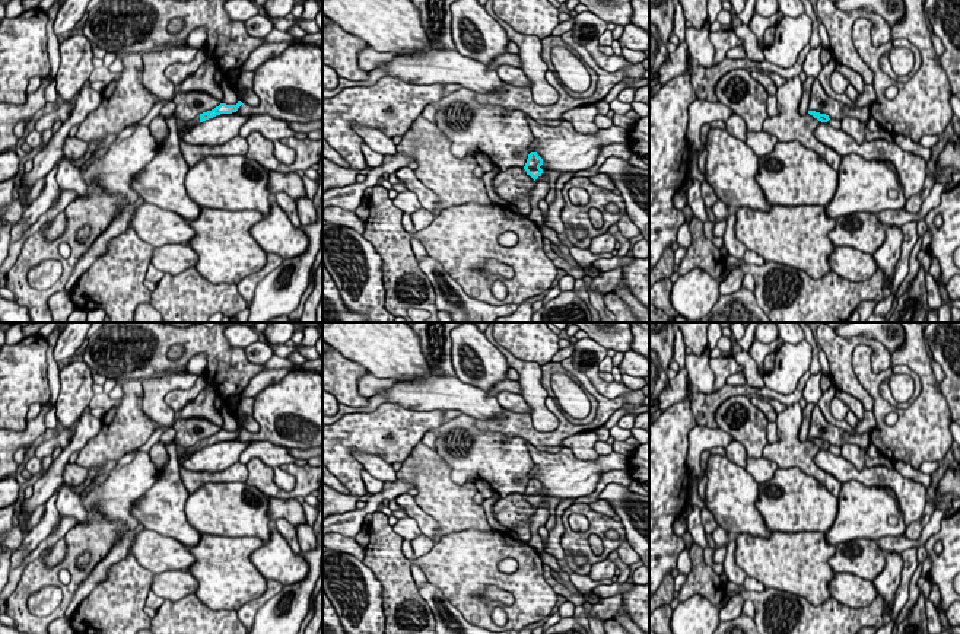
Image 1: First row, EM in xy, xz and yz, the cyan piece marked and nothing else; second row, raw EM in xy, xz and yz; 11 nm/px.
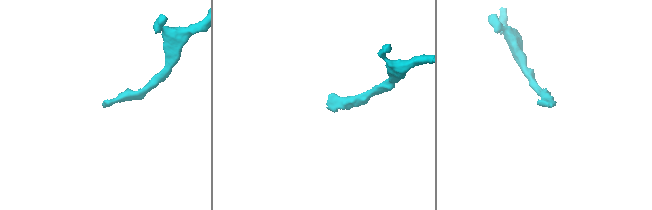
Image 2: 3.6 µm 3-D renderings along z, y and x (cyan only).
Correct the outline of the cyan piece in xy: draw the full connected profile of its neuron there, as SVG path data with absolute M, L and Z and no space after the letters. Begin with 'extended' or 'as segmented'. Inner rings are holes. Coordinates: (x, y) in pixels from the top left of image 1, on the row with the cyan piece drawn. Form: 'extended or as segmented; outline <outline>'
extended; outline M238 101L236 105L226 105L226 103L220 103L219 106L216 106L214 109L212 111L207 111L207 112L203 112L200 115L197 115L194 120L191 121L182 121L181 118L177 118L177 131L181 136L184 136L181 131L184 128L193 128L196 127L197 124L209 120L209 118L213 118L216 115L220 115L220 114L232 114L232 112L236 112L239 106L245 106L241 101Z

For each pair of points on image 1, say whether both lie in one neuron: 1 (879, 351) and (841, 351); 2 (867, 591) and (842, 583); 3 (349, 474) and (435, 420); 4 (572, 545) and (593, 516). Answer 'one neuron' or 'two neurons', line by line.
1: one neuron
2: one neuron
3: one neuron
4: one neuron

